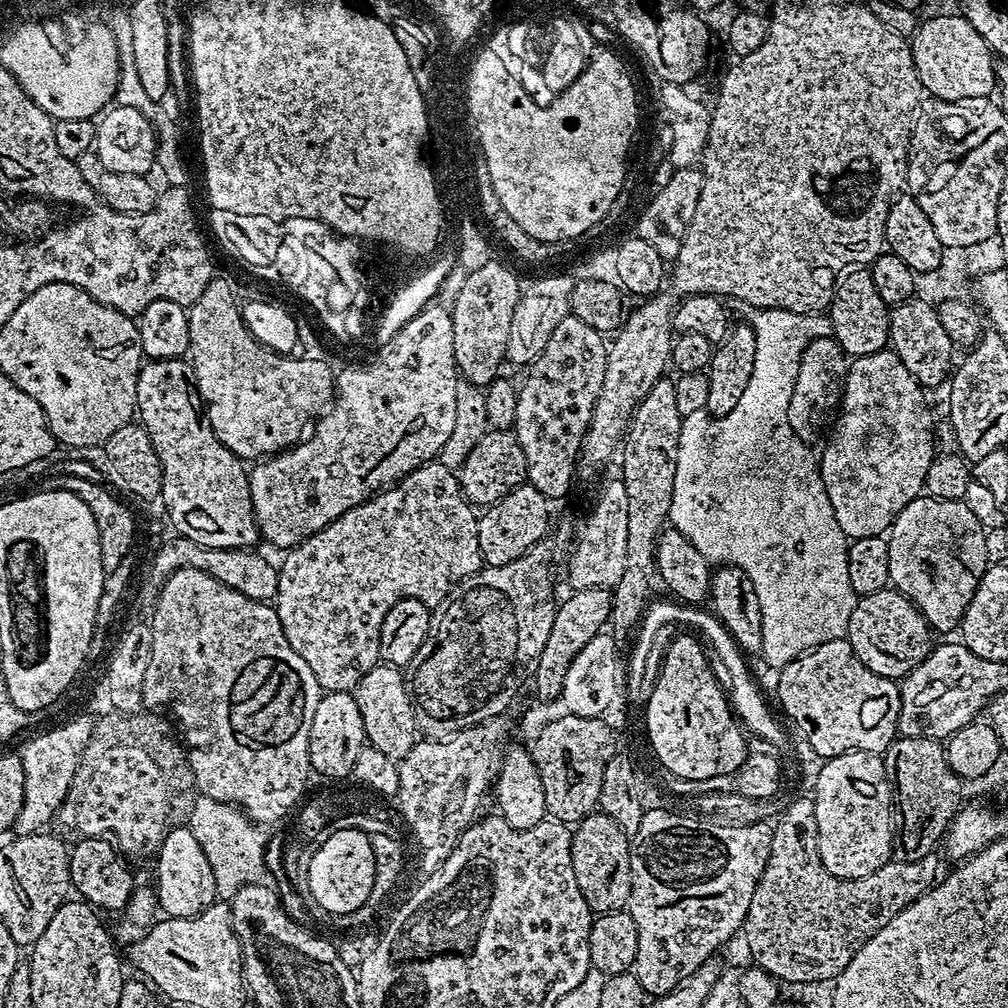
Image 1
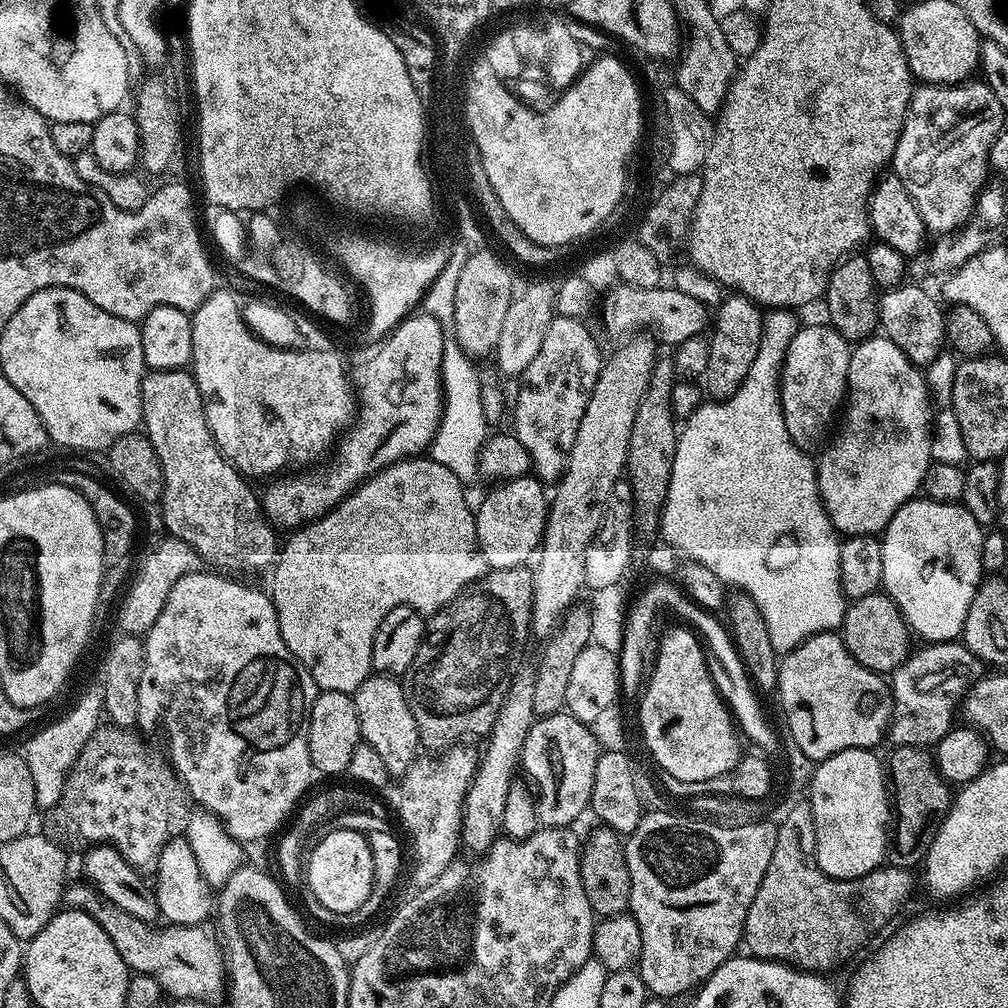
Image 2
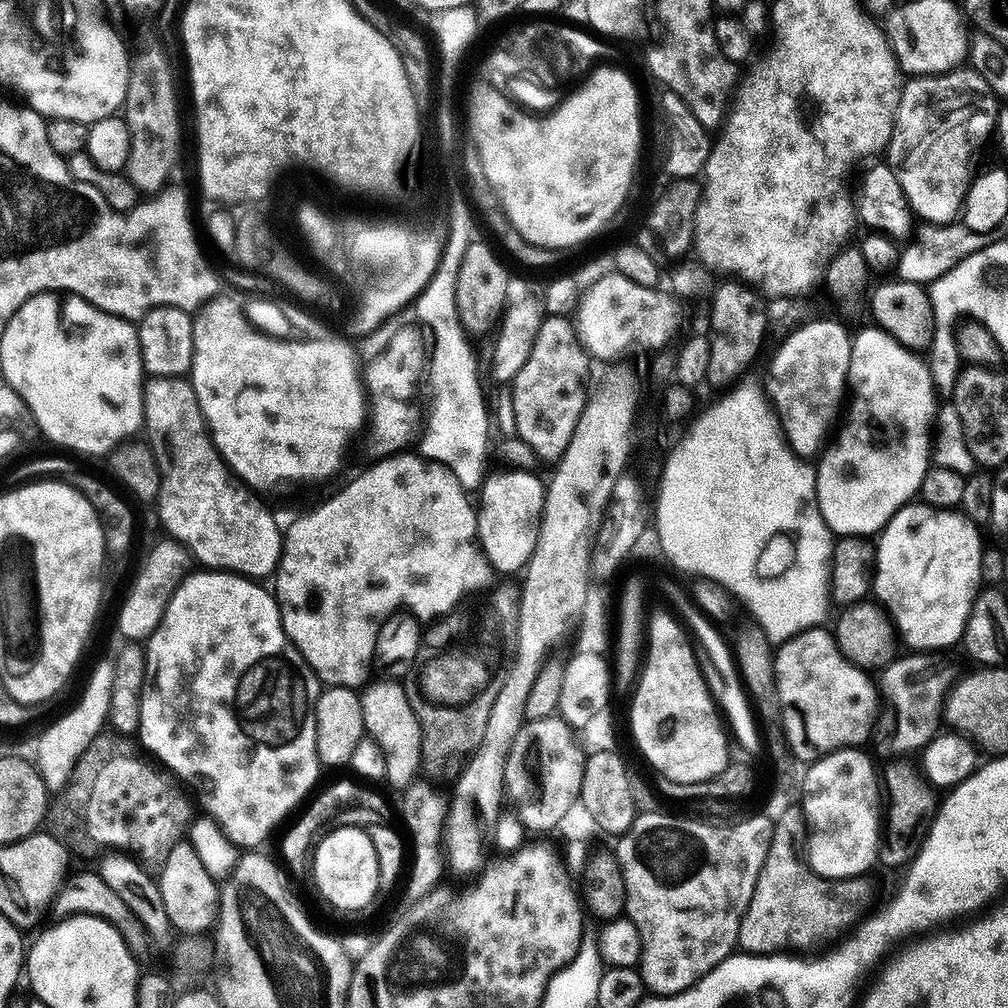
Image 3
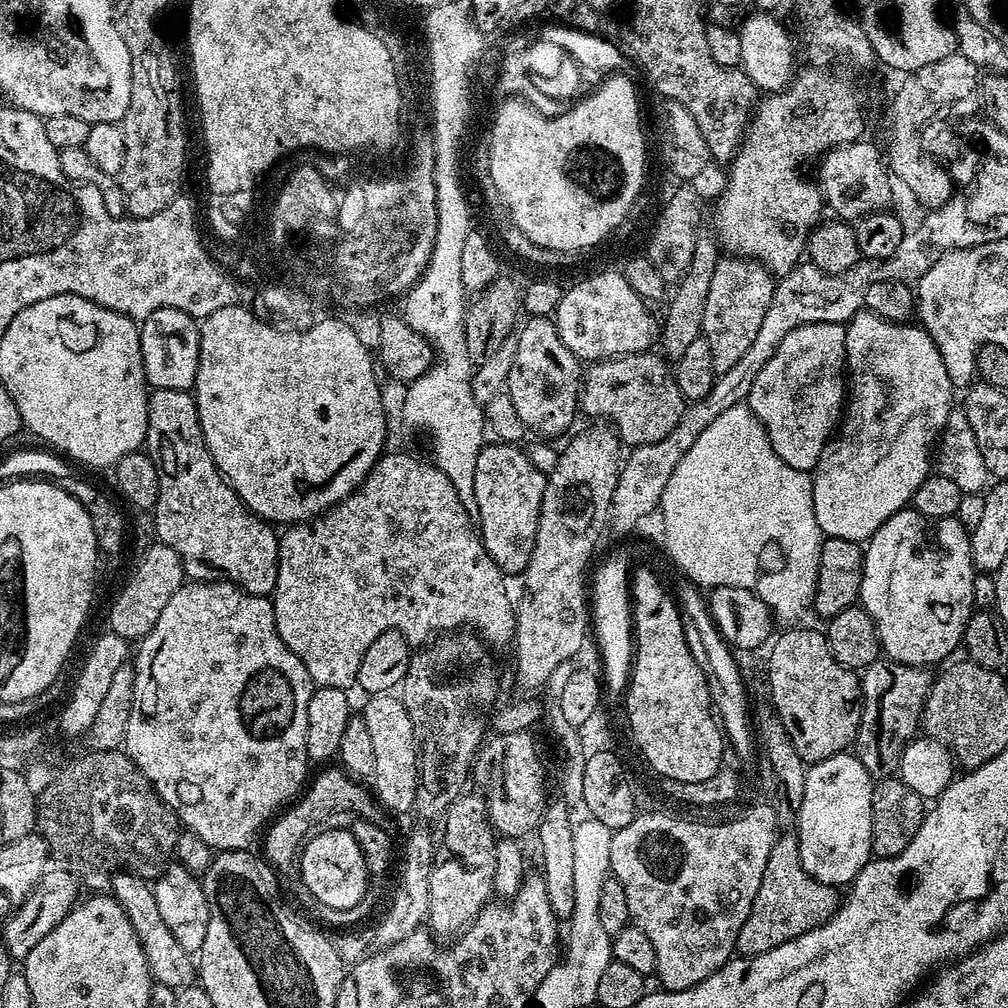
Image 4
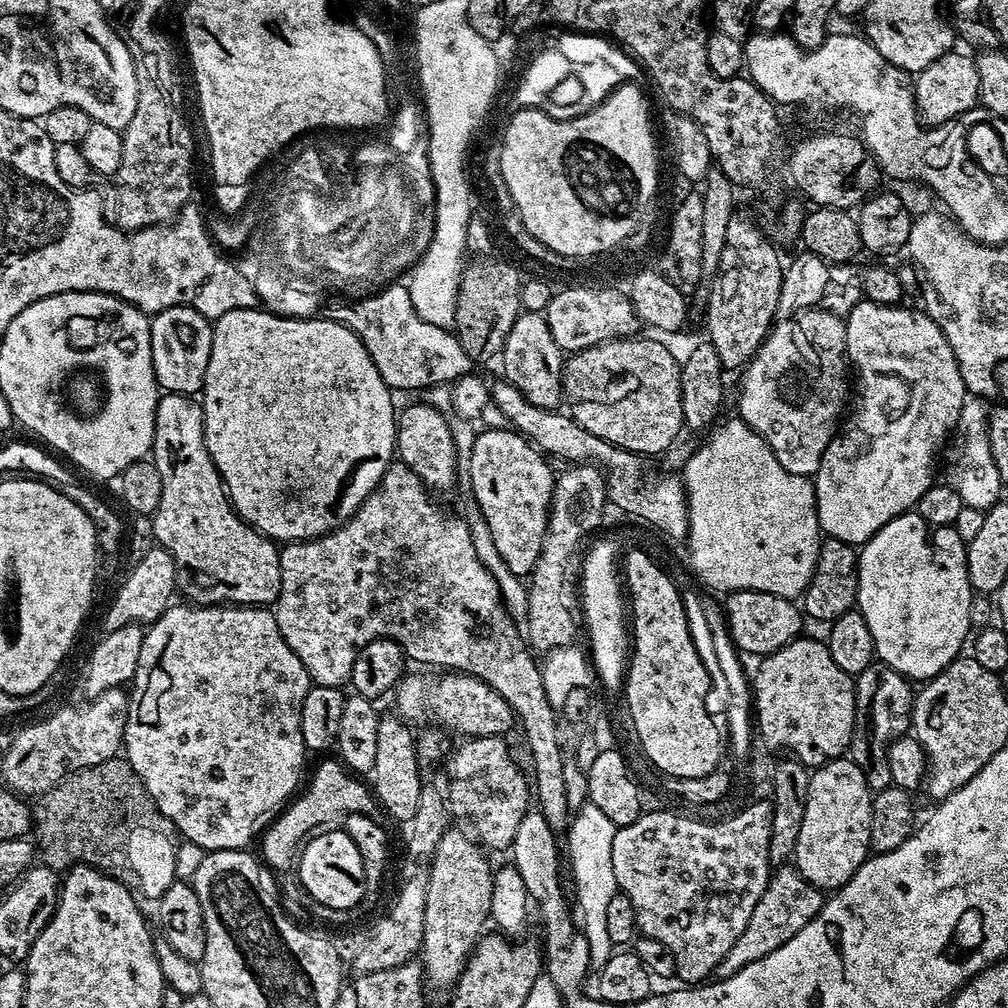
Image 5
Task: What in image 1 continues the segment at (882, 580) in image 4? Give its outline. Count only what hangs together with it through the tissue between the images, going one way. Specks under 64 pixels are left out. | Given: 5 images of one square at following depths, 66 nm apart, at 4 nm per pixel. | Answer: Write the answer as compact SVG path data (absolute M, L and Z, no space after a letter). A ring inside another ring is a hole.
M927 494L909 502L892 521L887 537L891 587L911 600L937 633L959 625L989 565L985 531L964 500L936 500Z

